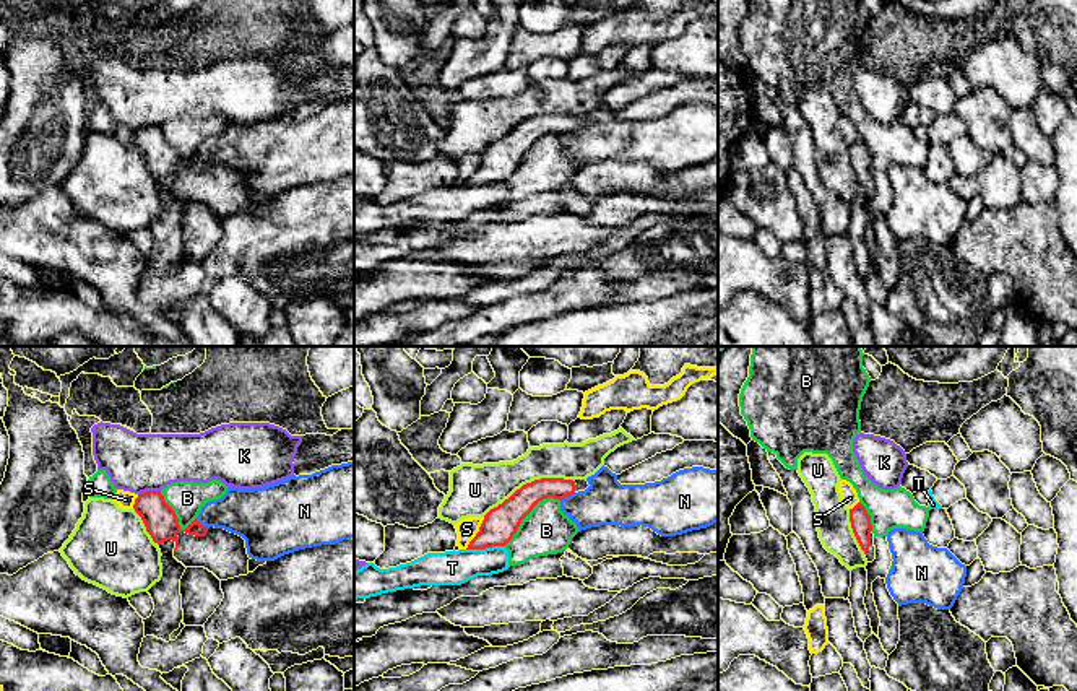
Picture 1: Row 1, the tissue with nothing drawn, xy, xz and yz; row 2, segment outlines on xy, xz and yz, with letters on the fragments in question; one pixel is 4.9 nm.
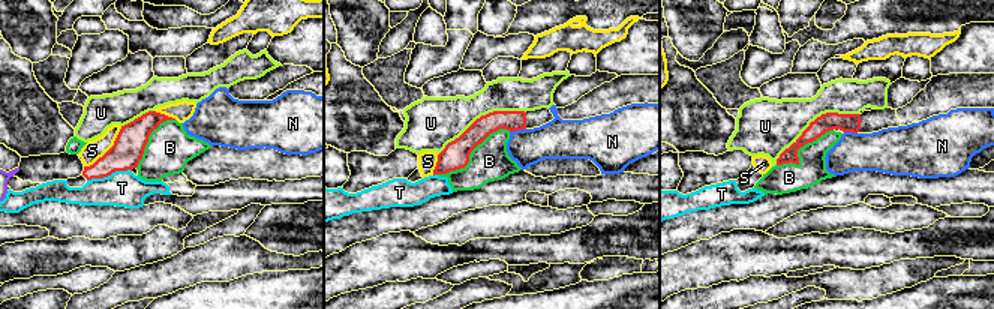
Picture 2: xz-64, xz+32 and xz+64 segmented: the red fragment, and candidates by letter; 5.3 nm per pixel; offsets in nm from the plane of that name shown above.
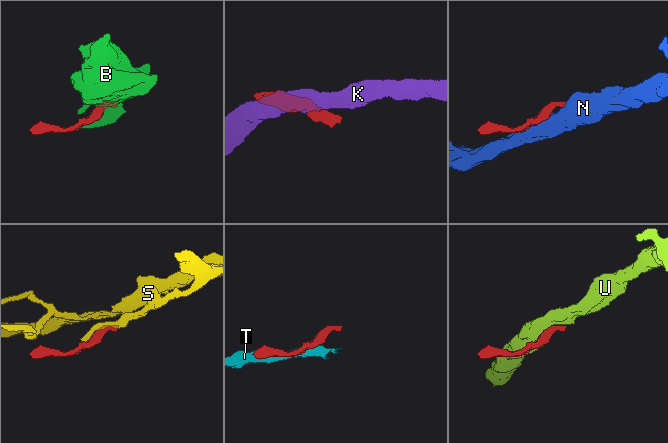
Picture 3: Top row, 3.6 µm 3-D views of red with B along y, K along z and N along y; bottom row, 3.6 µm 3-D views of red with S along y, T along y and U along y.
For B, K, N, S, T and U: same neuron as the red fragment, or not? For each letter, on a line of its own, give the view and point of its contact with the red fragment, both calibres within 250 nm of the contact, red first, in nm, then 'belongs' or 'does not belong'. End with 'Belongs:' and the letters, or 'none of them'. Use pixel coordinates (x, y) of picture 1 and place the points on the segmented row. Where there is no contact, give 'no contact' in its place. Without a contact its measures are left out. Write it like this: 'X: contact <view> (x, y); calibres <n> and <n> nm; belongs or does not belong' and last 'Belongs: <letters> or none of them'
B: contact xz (528, 512); calibres 170 and 240 nm; does not belong
K: contact xy (148, 491); calibres 160 and 280 nm; does not belong
N: contact xz (566, 496); calibres 120 and 220 nm; does not belong
S: contact xz (476, 534); calibres 170 and 100 nm; does not belong
T: contact xz (484, 548); calibres 170 and 180 nm; does not belong
U: contact xz (528, 483); calibres 170 and 240 nm; does not belong
Belongs: none of them

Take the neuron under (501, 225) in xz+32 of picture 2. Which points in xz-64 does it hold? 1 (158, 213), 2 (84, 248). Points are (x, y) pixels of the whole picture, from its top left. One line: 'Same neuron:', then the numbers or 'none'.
Same neuron: 1

